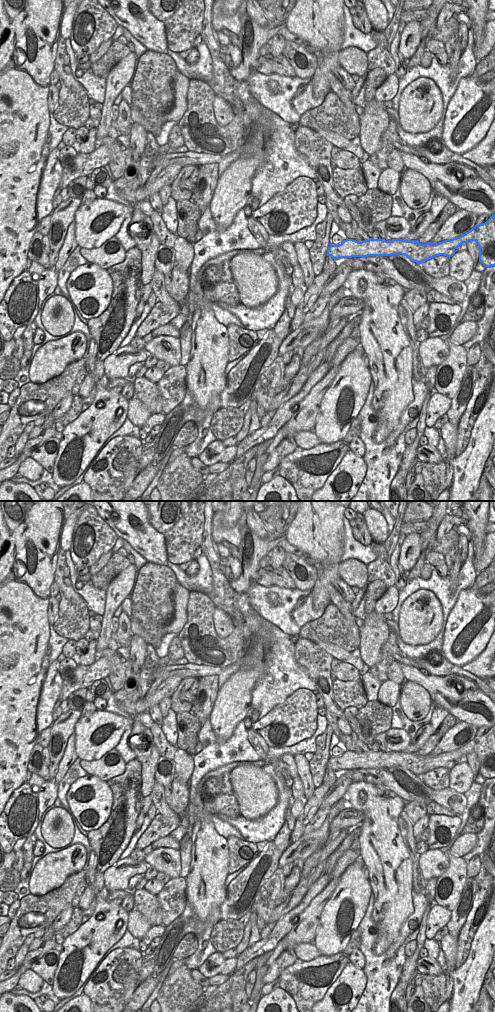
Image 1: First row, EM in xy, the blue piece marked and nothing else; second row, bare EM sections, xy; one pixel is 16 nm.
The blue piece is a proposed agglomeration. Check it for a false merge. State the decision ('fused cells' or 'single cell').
single cell

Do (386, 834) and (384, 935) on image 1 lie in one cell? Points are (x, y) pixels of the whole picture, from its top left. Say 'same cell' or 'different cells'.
same cell

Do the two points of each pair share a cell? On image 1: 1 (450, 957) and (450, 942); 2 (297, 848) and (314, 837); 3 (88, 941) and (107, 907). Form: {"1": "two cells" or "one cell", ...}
{"1": "one cell", "2": "one cell", "3": "one cell"}

